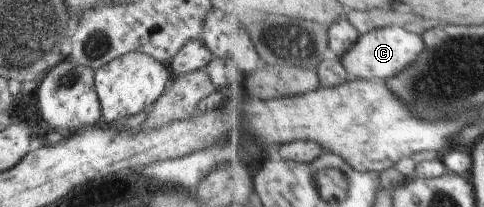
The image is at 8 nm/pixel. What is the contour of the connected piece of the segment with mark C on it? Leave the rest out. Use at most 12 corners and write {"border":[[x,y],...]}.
{"border":[[399,24],[361,34],[338,59],[356,79],[417,64],[422,35]]}

